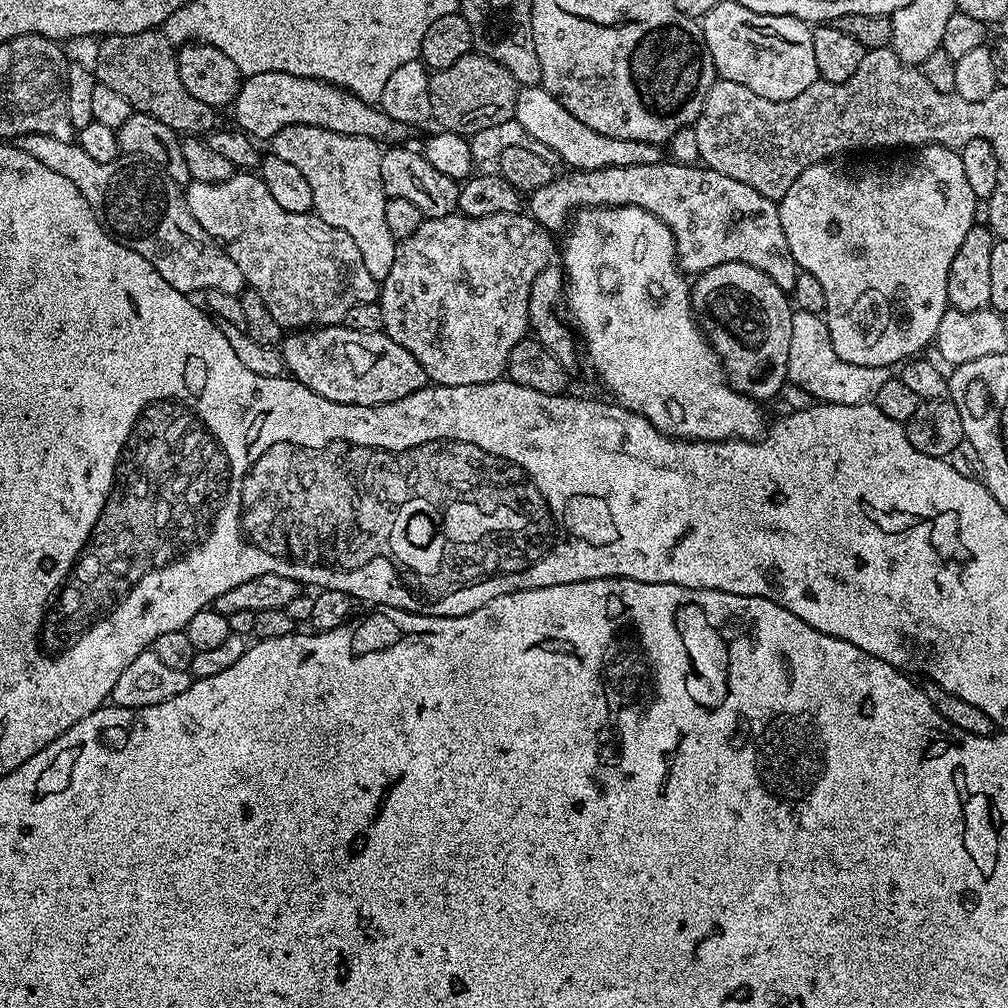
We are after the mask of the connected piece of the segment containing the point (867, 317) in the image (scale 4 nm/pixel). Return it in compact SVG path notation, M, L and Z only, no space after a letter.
M925 144L913 151L909 160L892 160L889 164L879 164L876 160L856 160L860 158L833 158L823 160L798 174L794 178L794 186L786 190L786 194L778 202L782 218L782 234L786 234L786 246L790 246L790 254L794 254L797 269L814 274L818 278L823 292L826 293L826 306L823 318L830 330L830 342L834 346L834 354L842 358L842 362L850 362L858 366L891 367L903 365L911 361L924 347L931 345L938 334L938 322L942 322L942 314L948 309L946 282L950 274L950 262L954 262L954 254L958 254L958 246L975 224L974 206L976 195L970 190L970 182L966 182L966 170L962 166L962 158L955 147L942 144Z

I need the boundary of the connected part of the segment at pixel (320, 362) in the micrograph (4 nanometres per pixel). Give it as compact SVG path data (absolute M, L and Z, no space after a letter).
M316 326L311 330L296 330L285 335L278 351L284 358L287 375L302 386L314 390L314 394L339 404L357 404L369 408L398 402L398 398L406 398L429 383L428 375L422 366L418 366L418 358L414 358L410 350L398 346L398 342L394 342L384 331L362 334L343 326Z

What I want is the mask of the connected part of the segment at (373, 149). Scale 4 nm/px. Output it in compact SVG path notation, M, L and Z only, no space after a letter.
M286 126L270 141L271 155L286 158L302 170L314 194L312 212L322 222L346 230L354 238L354 246L362 253L362 263L370 270L370 278L382 282L394 266L398 241L386 227L386 197L382 186L381 145L365 136L334 134L314 126Z

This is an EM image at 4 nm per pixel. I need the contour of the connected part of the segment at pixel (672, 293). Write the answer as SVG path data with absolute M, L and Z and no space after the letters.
M622 206L582 208L575 213L567 232L562 259L566 308L572 311L571 319L574 324L576 319L578 332L580 327L583 347L588 347L588 360L608 387L612 395L609 397L677 440L756 440L766 428L761 405L731 388L725 380L718 354L692 315L690 284L684 281L686 276L676 258L671 230L638 206Z

